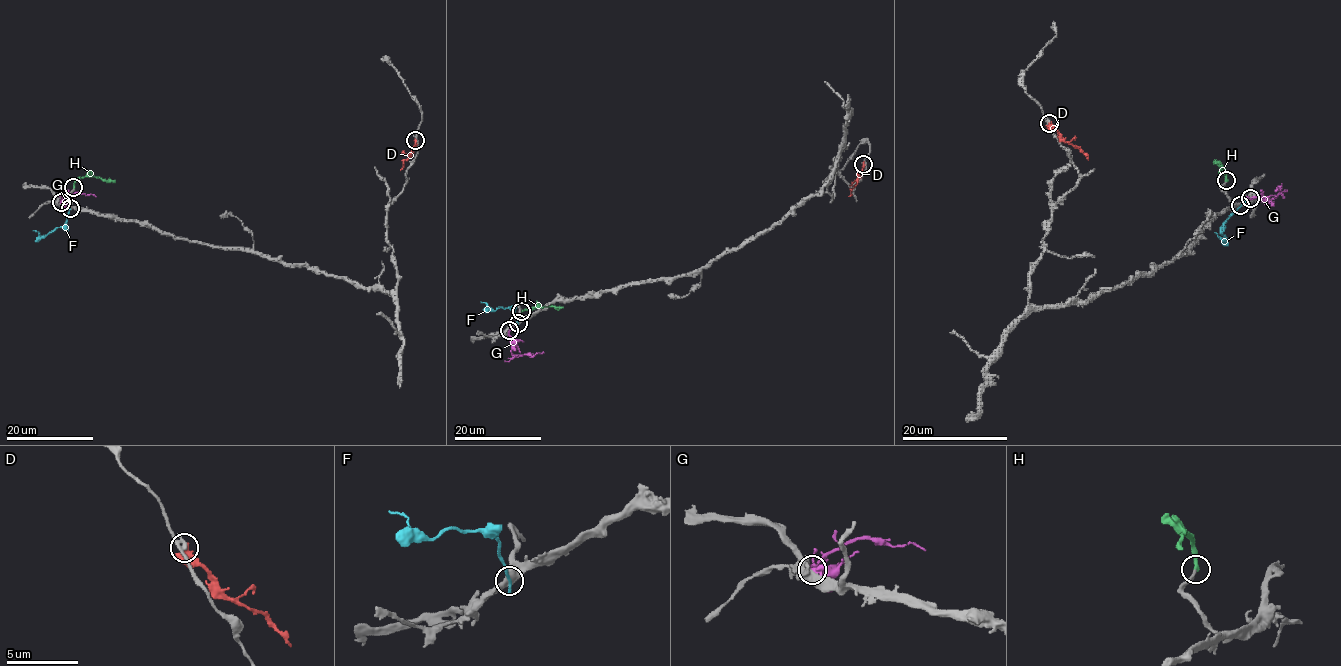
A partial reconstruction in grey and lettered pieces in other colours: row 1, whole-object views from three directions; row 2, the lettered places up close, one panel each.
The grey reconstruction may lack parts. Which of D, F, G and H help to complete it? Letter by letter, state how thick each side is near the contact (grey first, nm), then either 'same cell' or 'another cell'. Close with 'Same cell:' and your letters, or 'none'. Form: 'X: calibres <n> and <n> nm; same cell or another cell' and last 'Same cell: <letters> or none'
D: calibres 260 and 440 nm; another cell
F: calibres 550 and 170 nm; another cell
G: calibres 500 and 440 nm; another cell
H: calibres 220 and 280 nm; same cell
Same cell: H

